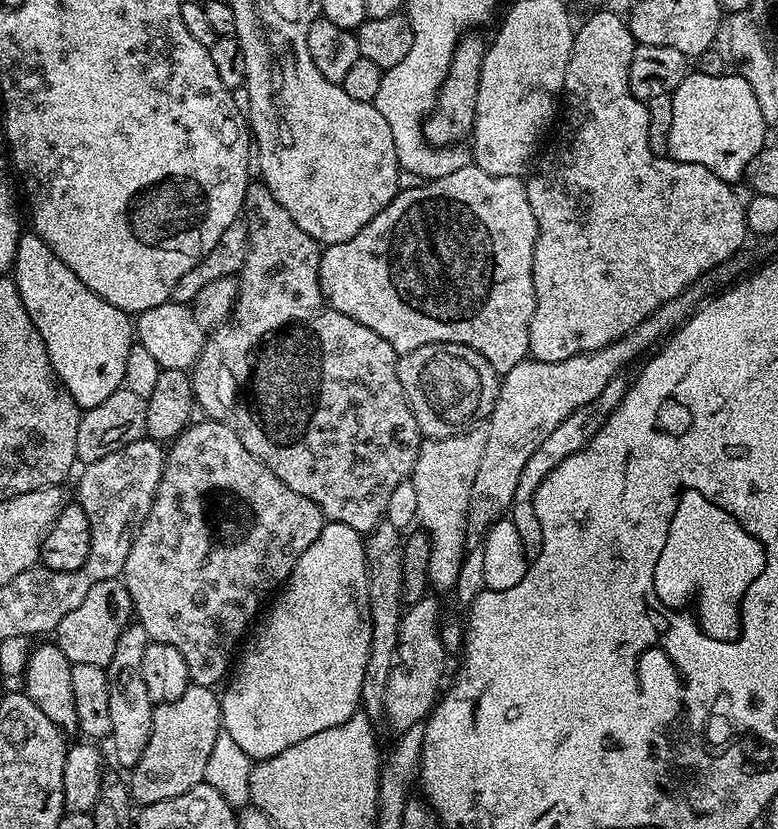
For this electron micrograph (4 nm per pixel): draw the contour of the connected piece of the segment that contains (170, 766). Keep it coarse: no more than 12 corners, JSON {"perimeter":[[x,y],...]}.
{"perimeter":[[192,684],[153,707],[130,769],[137,805],[205,783],[220,696]]}

